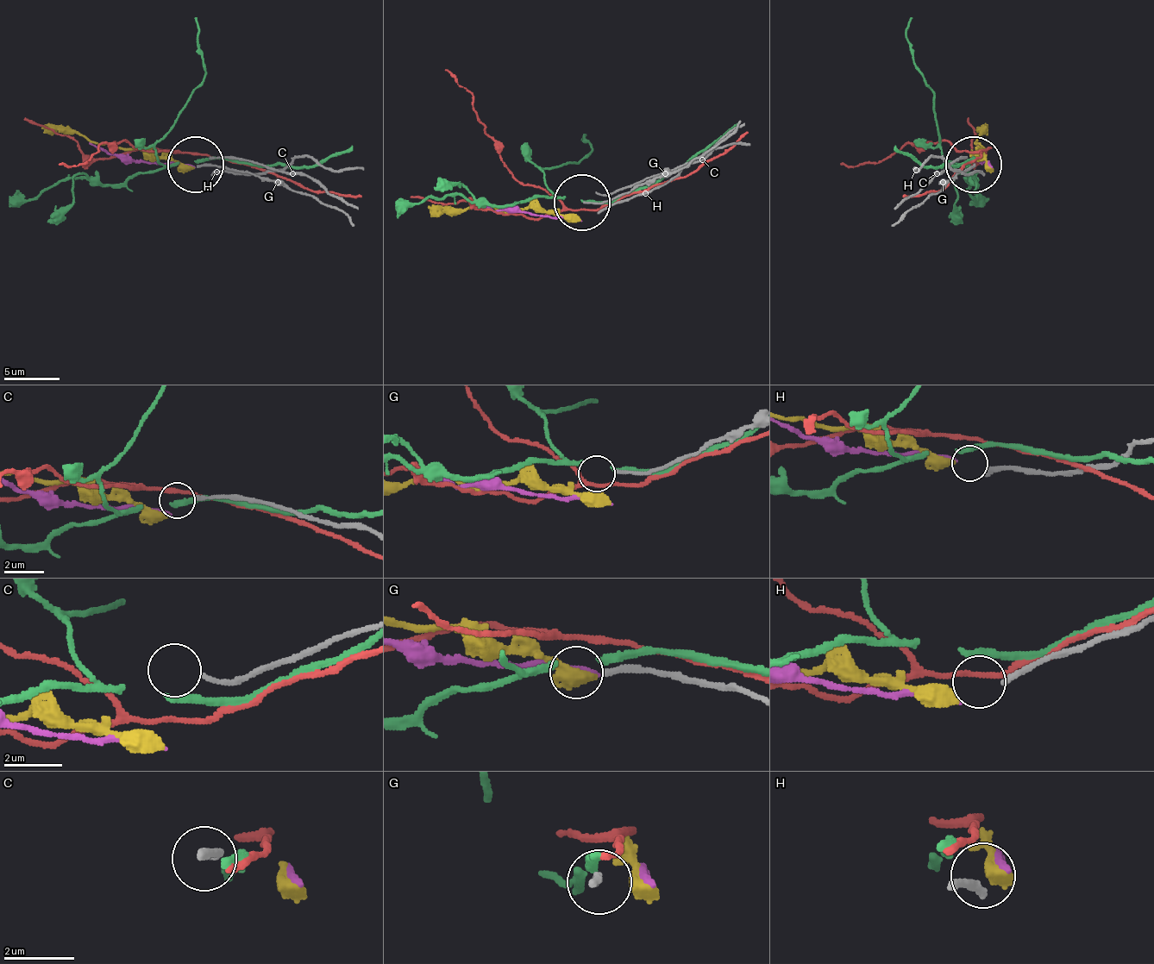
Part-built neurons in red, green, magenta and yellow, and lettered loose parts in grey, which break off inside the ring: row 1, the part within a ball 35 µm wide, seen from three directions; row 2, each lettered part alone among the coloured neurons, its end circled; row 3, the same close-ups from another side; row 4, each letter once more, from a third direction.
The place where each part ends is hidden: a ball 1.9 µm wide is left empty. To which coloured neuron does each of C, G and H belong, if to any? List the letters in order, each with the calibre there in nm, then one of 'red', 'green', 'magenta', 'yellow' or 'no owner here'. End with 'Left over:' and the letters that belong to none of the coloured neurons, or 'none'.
C: 160 nm | no owner here
G: 180 nm | no owner here
H: 200 nm | yellow
Left over: C, G

